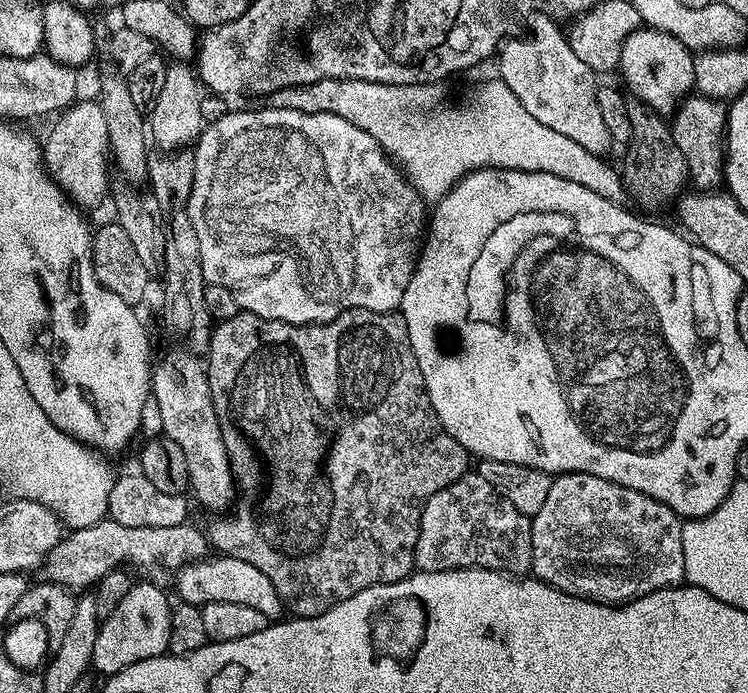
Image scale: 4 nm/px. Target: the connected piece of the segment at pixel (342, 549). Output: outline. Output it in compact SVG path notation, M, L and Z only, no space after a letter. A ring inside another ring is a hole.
M351 308L342 314L338 314L338 318L328 320L325 324L287 324L281 320L273 320L263 316L255 316L247 310L237 311L234 318L229 320L221 320L212 329L212 336L209 338L209 350L206 355L206 371L208 374L208 385L210 386L210 394L214 402L214 410L216 417L220 423L222 430L222 438L224 439L224 449L228 455L228 461L232 463L232 475L235 483L244 491L244 500L237 499L234 504L234 510L227 514L217 515L209 522L206 527L207 543L215 549L219 555L233 556L234 558L242 558L242 562L250 562L250 566L254 566L258 570L262 570L262 574L266 574L266 578L270 580L274 586L274 590L280 595L280 603L285 609L288 608L293 617L311 618L321 616L326 610L330 610L335 604L341 604L344 600L348 600L352 596L356 596L362 590L366 590L370 586L378 586L379 584L393 584L399 580L404 580L412 575L414 565L416 563L416 543L418 542L418 534L420 533L420 519L422 518L422 510L426 506L426 502L434 494L438 494L438 490L442 490L446 486L450 486L458 478L468 475L470 471L470 453L467 452L456 439L451 436L442 426L442 422L438 418L438 414L434 410L434 406L430 402L430 394L424 385L424 375L418 366L418 362L412 355L412 347L410 346L410 334L406 330L406 322L403 315L396 312L375 312L369 308ZM253 512L256 517L253 520L247 520L247 516Z

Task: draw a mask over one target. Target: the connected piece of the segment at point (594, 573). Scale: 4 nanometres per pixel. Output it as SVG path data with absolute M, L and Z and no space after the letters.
M566 472L553 479L546 506L542 506L531 521L531 575L569 592L571 596L583 596L597 602L627 602L654 590L675 588L685 583L681 517L670 510L670 506L638 490L618 486L594 474Z

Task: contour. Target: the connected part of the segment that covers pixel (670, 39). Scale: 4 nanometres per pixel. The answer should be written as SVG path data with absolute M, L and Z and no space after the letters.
M641 26L635 32L629 34L622 48L620 55L619 75L624 75L624 80L629 88L637 95L635 96L641 103L653 108L662 117L668 118L680 107L681 100L693 91L696 79L694 78L694 56L678 38L663 32L658 28Z

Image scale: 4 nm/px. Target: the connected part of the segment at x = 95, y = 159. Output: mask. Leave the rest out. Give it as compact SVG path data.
M77 99L55 117L56 125L48 132L48 137L43 137L42 151L44 153L44 168L55 184L61 185L68 197L77 208L100 208L100 224L111 224L116 219L113 197L110 195L110 183L108 184L108 166L110 167L110 153L107 138L106 118L103 116L103 108L95 99Z

